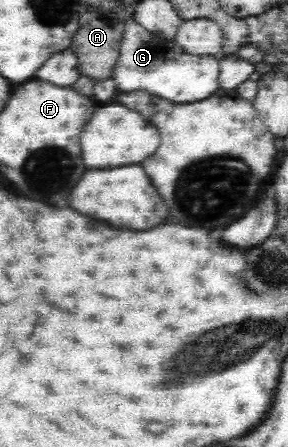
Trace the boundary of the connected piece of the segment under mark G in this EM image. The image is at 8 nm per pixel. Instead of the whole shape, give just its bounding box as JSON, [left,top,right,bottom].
[111,17,220,104]

